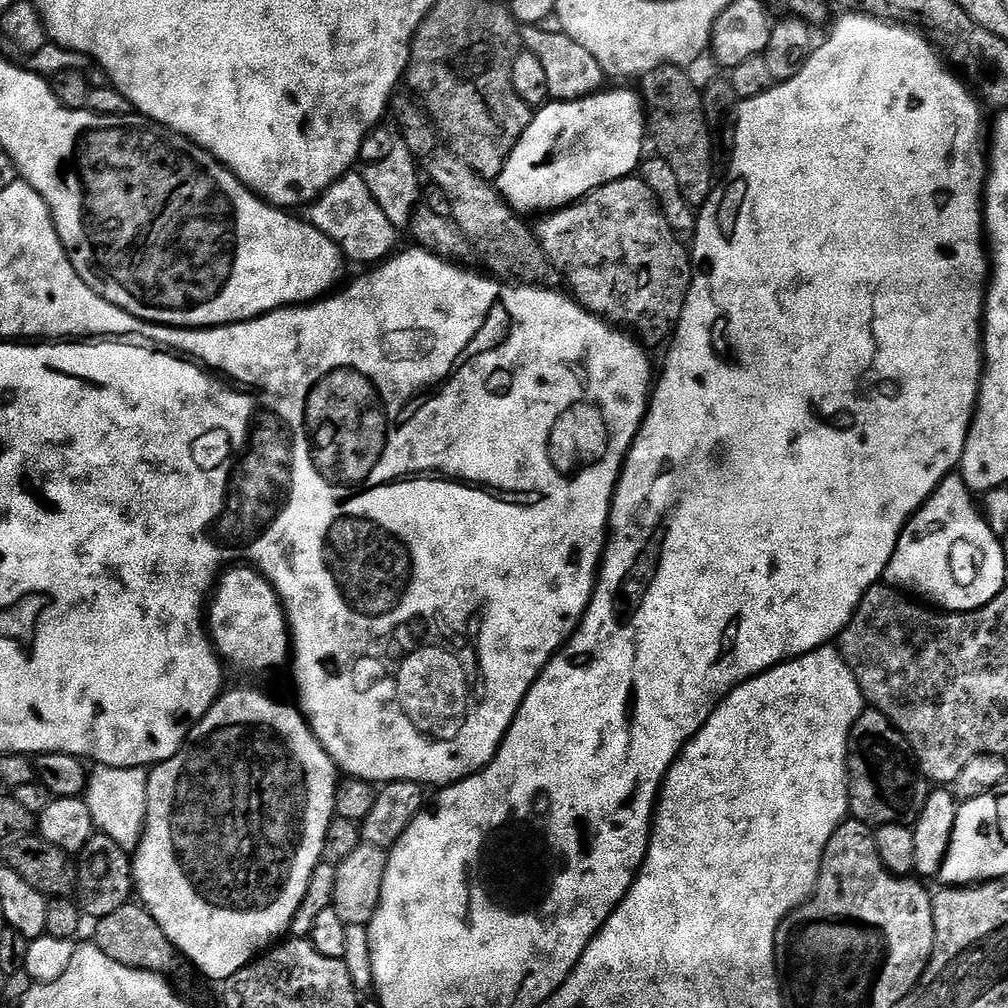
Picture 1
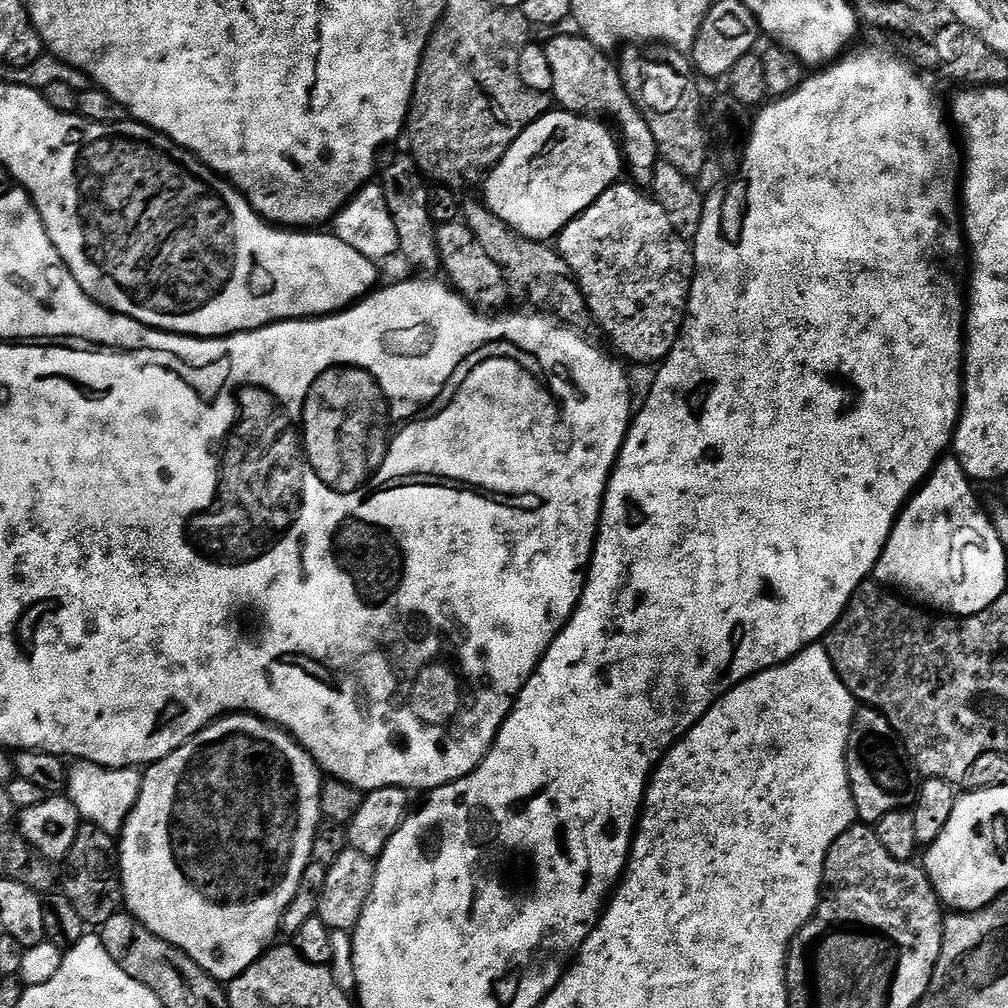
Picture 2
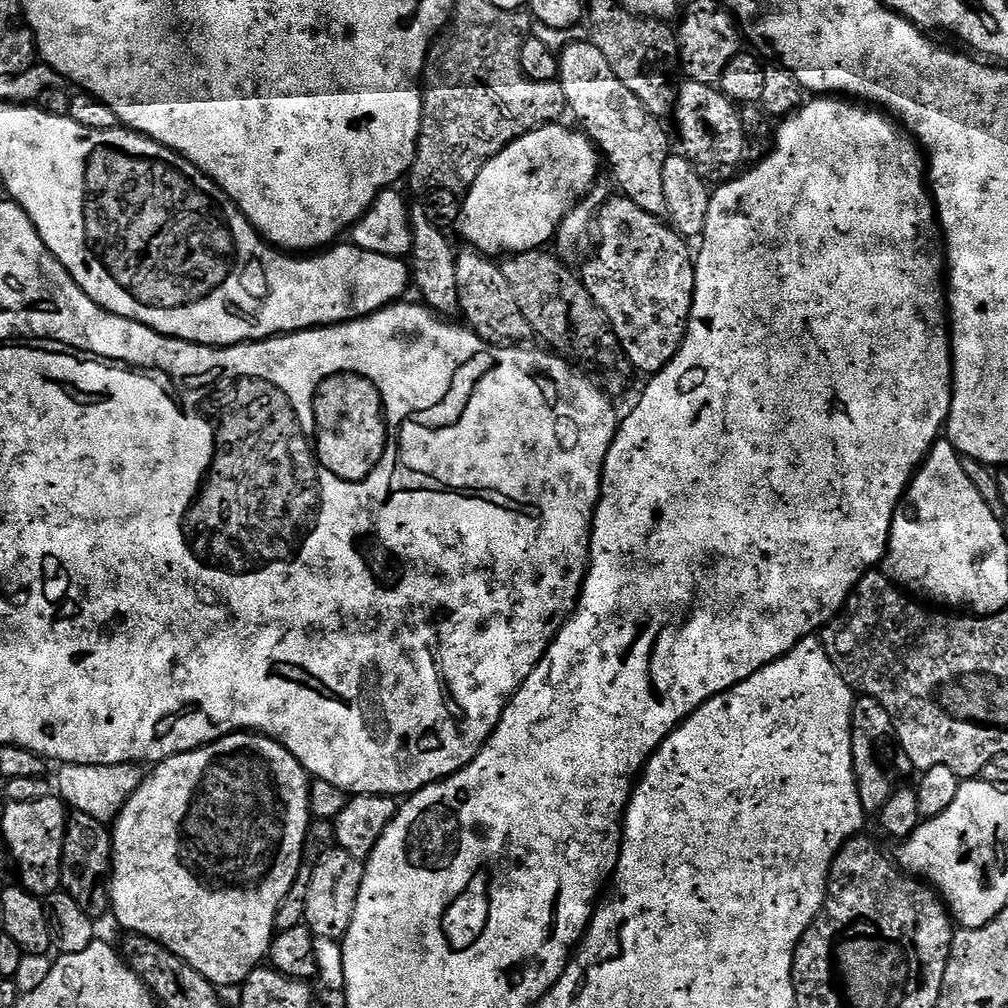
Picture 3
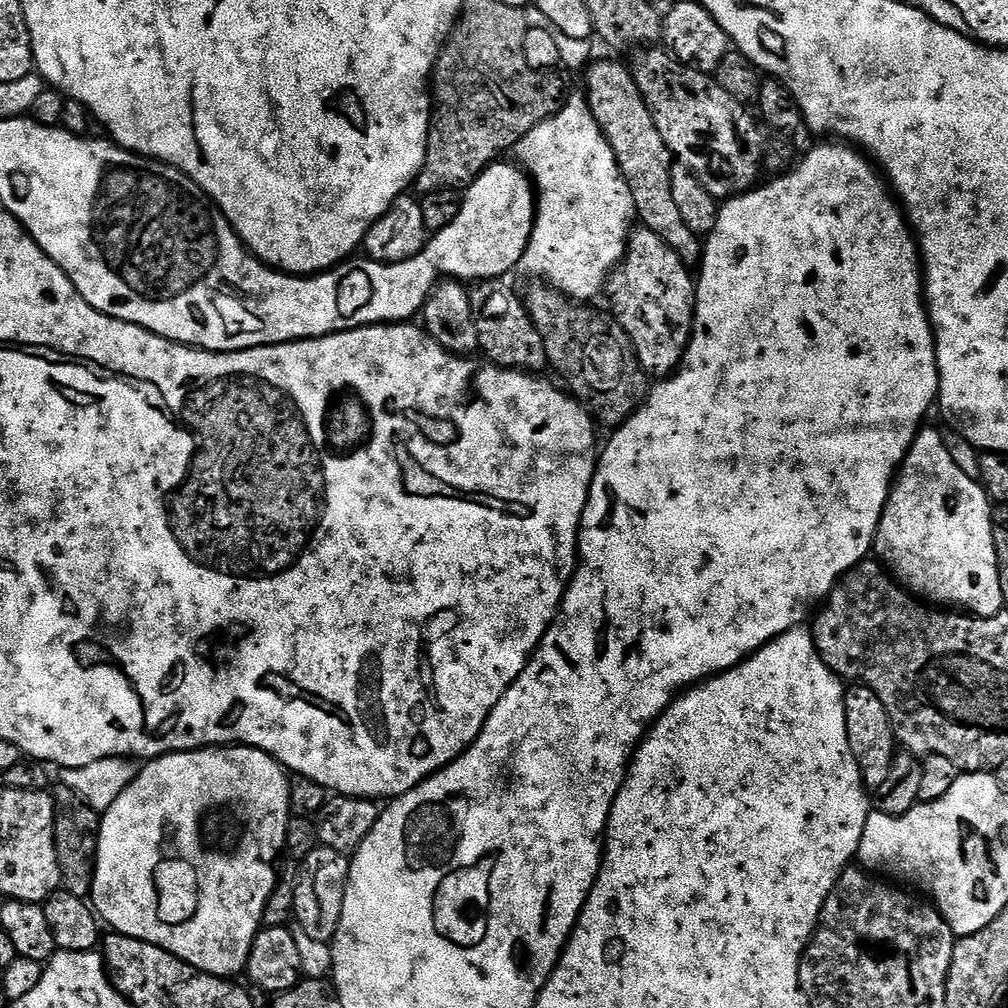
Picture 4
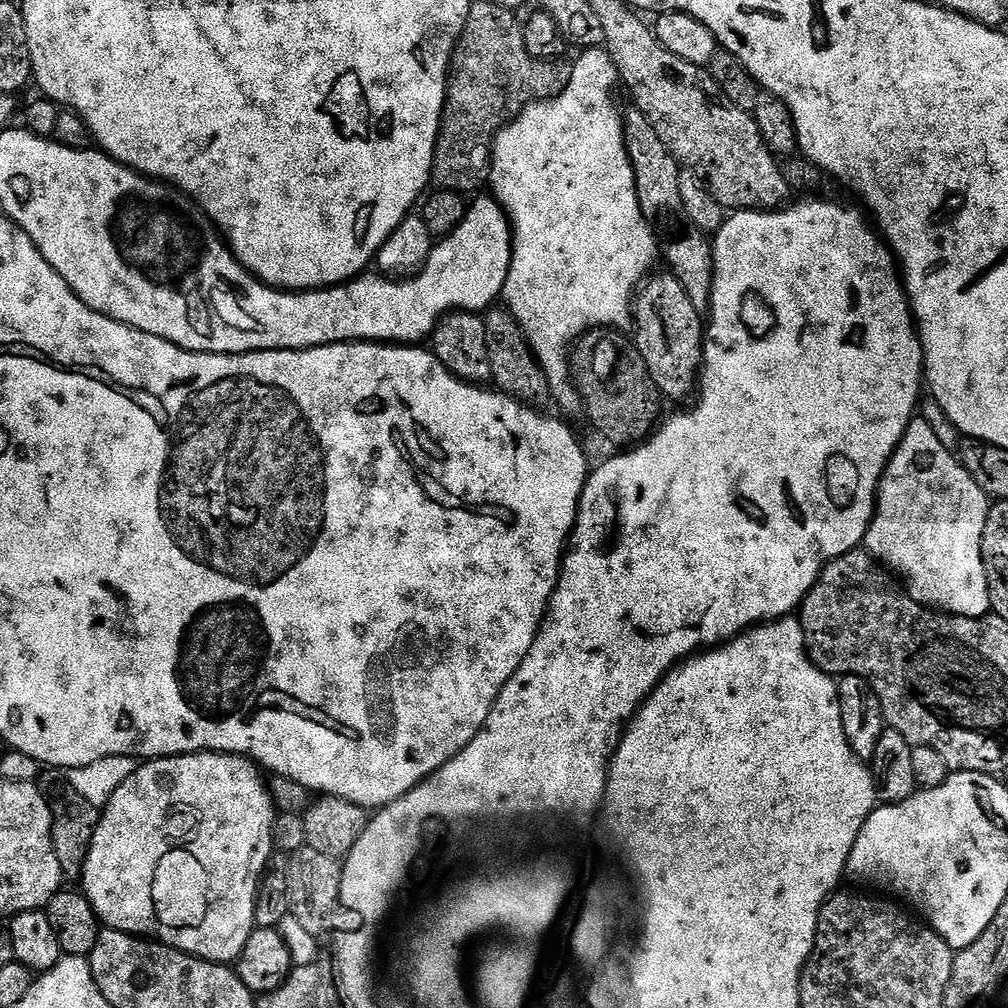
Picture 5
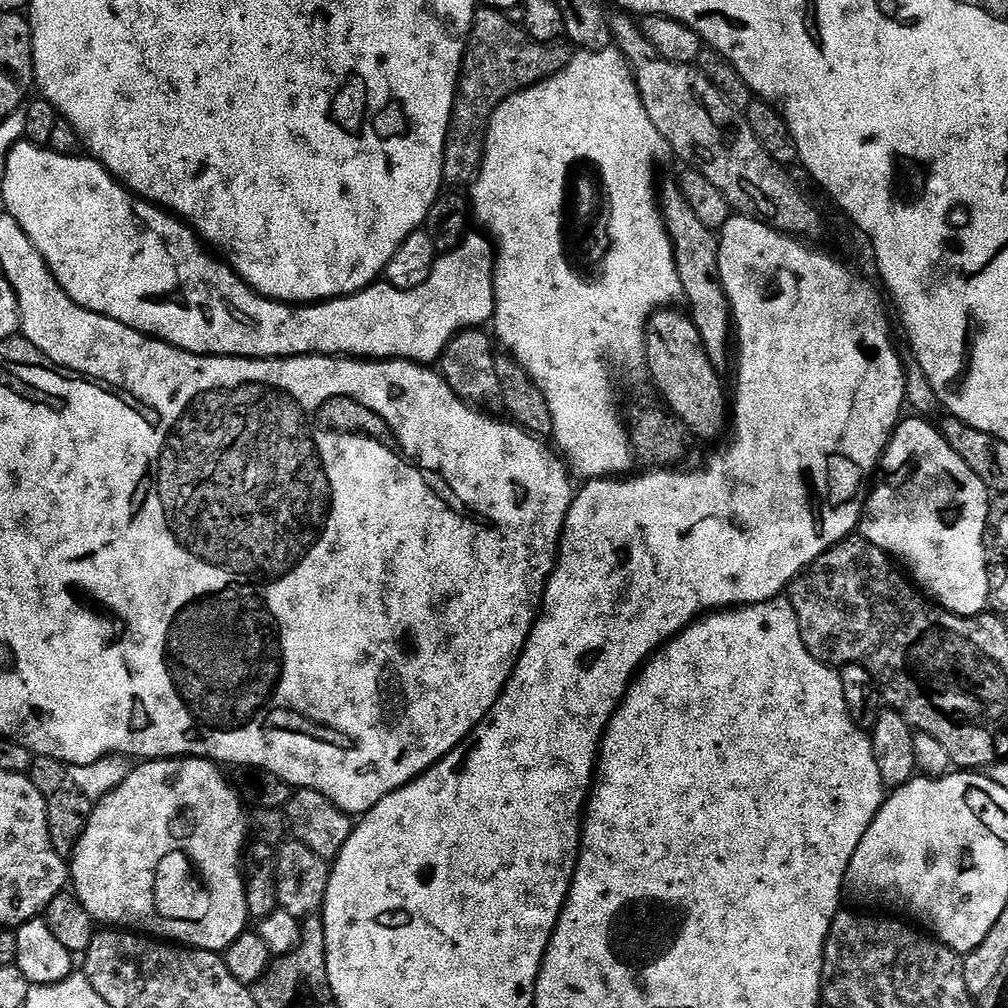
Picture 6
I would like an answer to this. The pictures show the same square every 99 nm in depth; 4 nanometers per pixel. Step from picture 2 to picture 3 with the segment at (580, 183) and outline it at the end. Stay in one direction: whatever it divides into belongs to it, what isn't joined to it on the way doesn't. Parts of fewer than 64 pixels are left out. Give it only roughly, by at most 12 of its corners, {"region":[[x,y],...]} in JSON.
{"region":[[545,124],[482,166],[458,233],[543,249],[596,180],[583,131]]}

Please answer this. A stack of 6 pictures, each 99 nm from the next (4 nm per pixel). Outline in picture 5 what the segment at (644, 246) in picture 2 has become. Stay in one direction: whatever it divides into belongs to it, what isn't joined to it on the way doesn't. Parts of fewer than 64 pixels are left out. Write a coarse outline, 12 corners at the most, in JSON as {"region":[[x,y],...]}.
{"region":[[671,271],[634,297],[661,397],[697,391],[706,320]]}

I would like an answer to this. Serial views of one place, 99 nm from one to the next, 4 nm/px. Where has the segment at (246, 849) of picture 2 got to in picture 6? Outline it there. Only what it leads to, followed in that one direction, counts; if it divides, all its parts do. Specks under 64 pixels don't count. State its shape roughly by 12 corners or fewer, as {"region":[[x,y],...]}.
{"region":[[213,761],[140,762],[70,857],[93,921],[219,953],[250,824]]}

